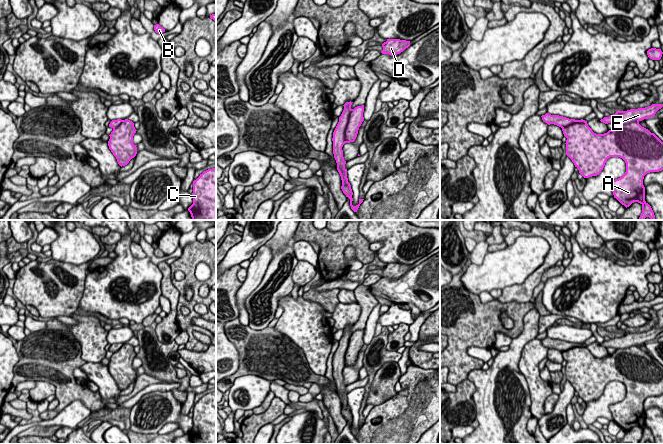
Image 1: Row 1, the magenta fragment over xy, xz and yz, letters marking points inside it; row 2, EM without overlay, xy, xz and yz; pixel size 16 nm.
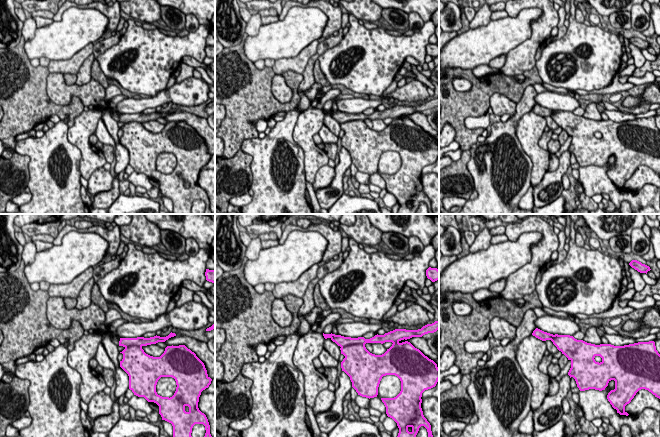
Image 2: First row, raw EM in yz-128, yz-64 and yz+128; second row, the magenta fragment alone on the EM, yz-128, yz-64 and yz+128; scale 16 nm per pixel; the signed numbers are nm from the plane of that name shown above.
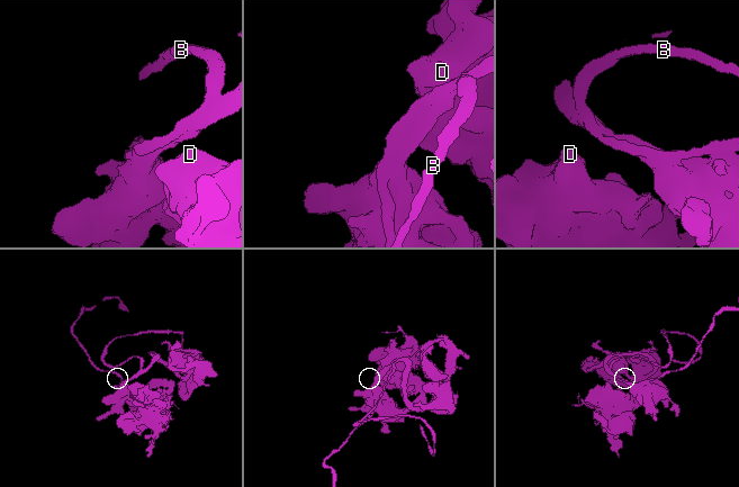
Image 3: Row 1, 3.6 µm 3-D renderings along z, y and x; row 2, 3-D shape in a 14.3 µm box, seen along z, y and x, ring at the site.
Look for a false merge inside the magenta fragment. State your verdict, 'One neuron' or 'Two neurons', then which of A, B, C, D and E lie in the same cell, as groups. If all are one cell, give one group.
One neuron. Groups: A B C D E

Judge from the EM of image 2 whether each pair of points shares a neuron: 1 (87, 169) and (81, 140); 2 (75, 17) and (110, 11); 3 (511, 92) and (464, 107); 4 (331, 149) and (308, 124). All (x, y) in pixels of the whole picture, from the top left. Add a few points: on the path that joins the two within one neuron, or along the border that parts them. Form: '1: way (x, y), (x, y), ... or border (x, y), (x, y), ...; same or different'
1: way (87, 162), (87, 149), (85, 147); same
2: border (98, 10), (108, 20), (106, 31); different
3: way (499, 88), (486, 88), (476, 98); same
4: border (324, 149), (329, 158); different

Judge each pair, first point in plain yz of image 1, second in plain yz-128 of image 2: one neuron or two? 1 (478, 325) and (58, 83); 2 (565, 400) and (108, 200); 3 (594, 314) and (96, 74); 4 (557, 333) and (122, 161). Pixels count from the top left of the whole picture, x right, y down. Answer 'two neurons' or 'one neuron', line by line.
1: two neurons
2: one neuron
3: two neurons
4: two neurons

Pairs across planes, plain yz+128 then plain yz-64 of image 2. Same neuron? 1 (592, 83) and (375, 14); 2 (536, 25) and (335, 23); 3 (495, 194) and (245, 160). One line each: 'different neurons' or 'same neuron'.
1: different neurons
2: same neuron
3: different neurons

